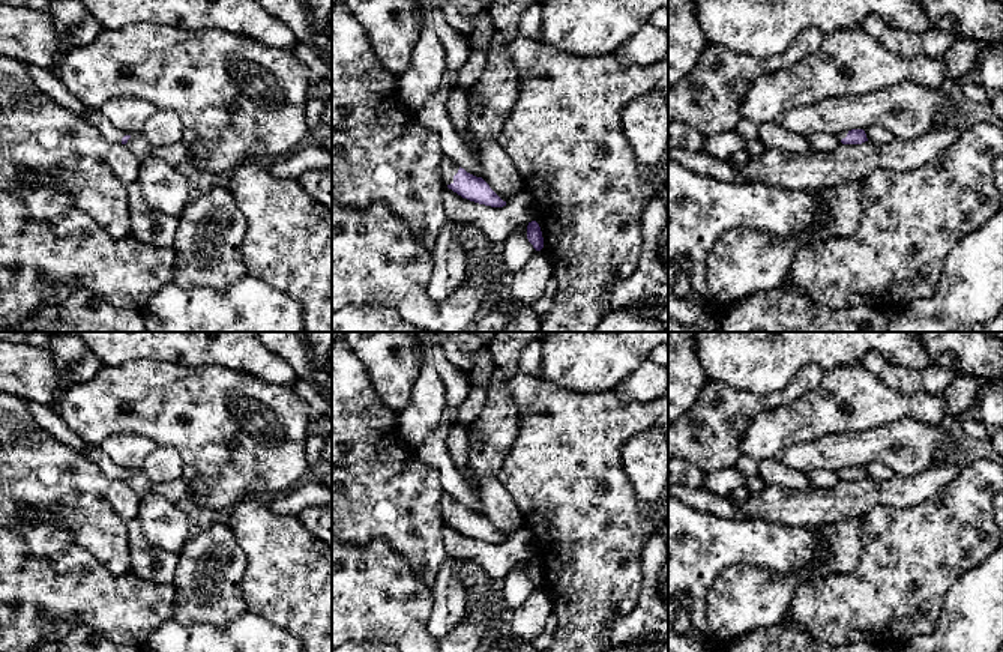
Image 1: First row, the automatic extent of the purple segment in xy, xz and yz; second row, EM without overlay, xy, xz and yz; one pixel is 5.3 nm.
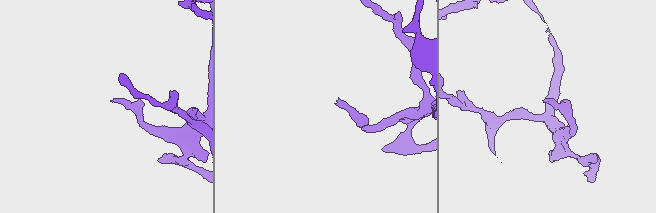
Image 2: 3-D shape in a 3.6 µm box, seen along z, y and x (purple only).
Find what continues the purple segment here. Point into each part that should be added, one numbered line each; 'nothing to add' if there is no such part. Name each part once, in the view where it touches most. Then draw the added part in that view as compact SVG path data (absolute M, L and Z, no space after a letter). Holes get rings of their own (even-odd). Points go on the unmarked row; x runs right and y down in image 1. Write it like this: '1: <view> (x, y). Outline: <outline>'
1: xz (449, 505). Outline: M443 493L440 505L441 505L443 520L447 524L450 520L453 520L453 512L458 509L459 502L456 502L450 494Z

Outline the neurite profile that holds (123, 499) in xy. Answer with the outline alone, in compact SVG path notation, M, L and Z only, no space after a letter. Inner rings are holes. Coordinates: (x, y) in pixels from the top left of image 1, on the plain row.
M111 481L108 499L125 523L137 518L141 497L126 484L126 481Z

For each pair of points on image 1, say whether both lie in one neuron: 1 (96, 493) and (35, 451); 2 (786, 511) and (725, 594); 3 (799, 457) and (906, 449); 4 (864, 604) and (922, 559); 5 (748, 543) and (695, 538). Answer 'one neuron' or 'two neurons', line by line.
1: one neuron
2: two neurons
3: one neuron
4: one neuron
5: one neuron

